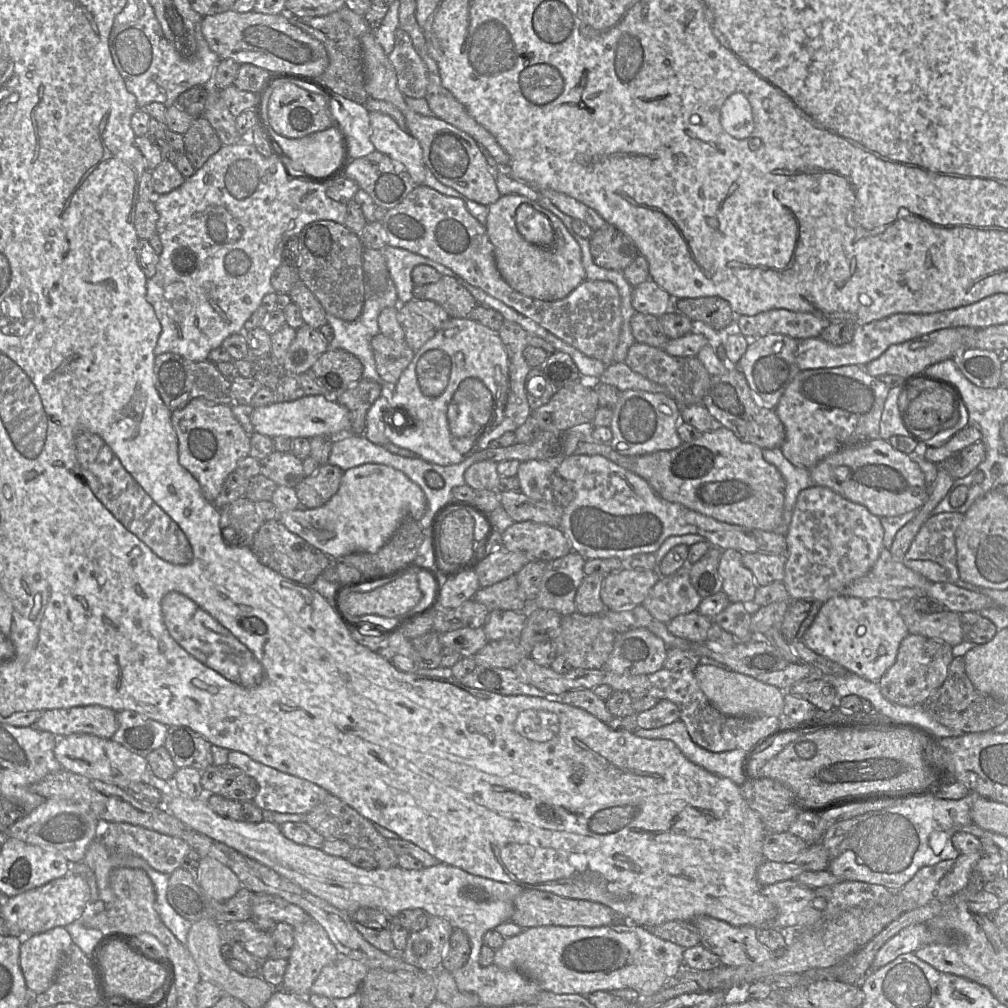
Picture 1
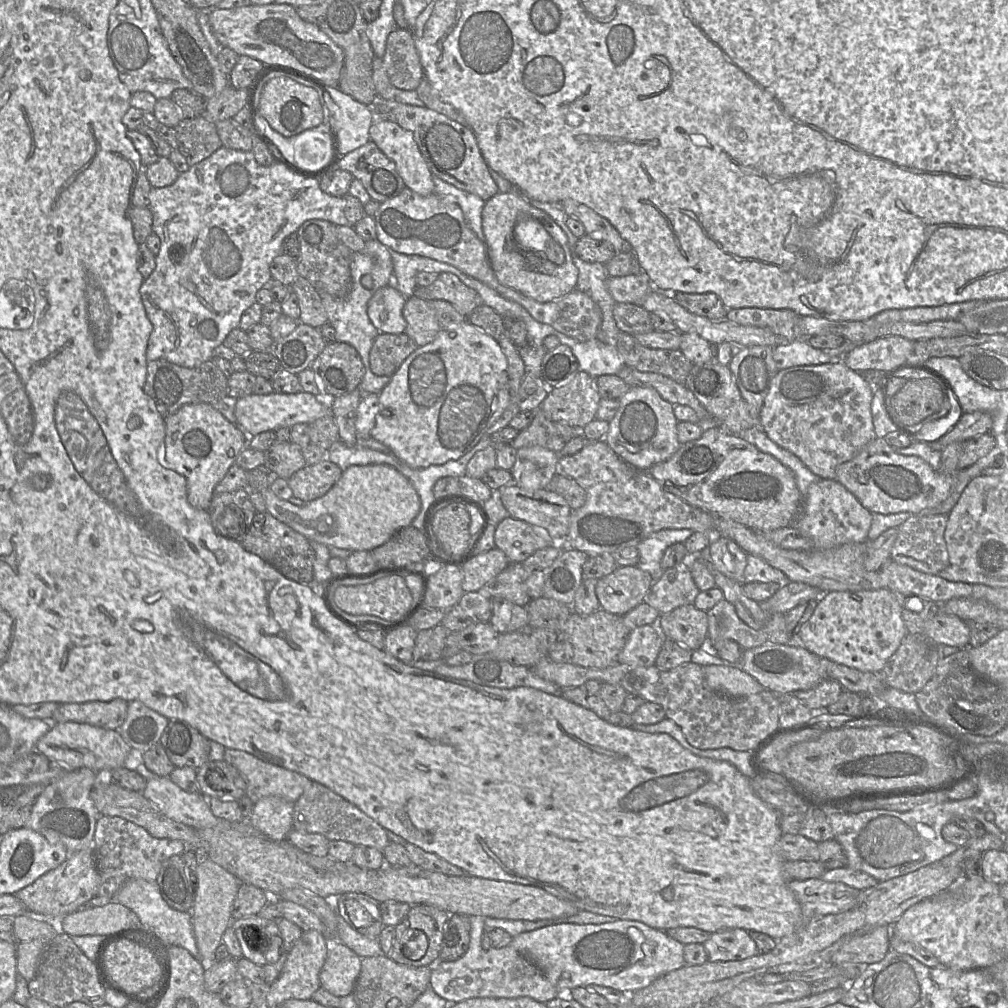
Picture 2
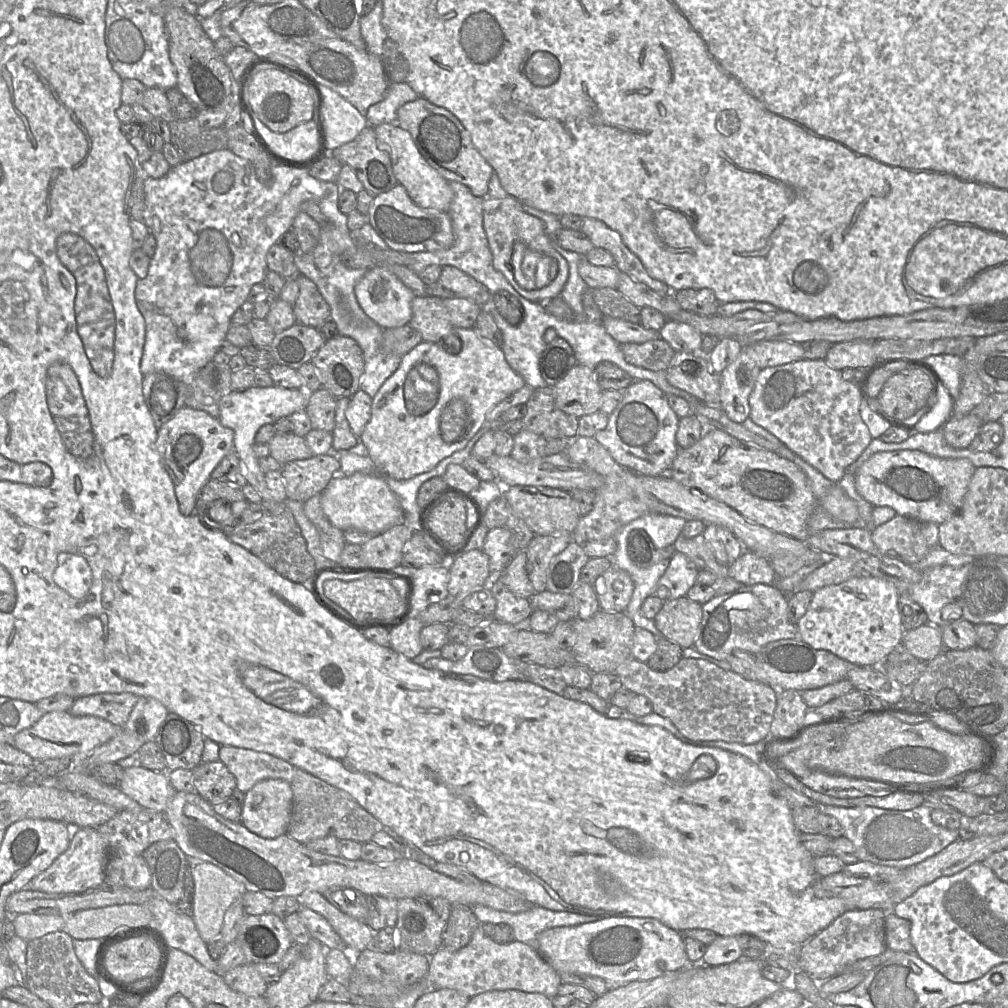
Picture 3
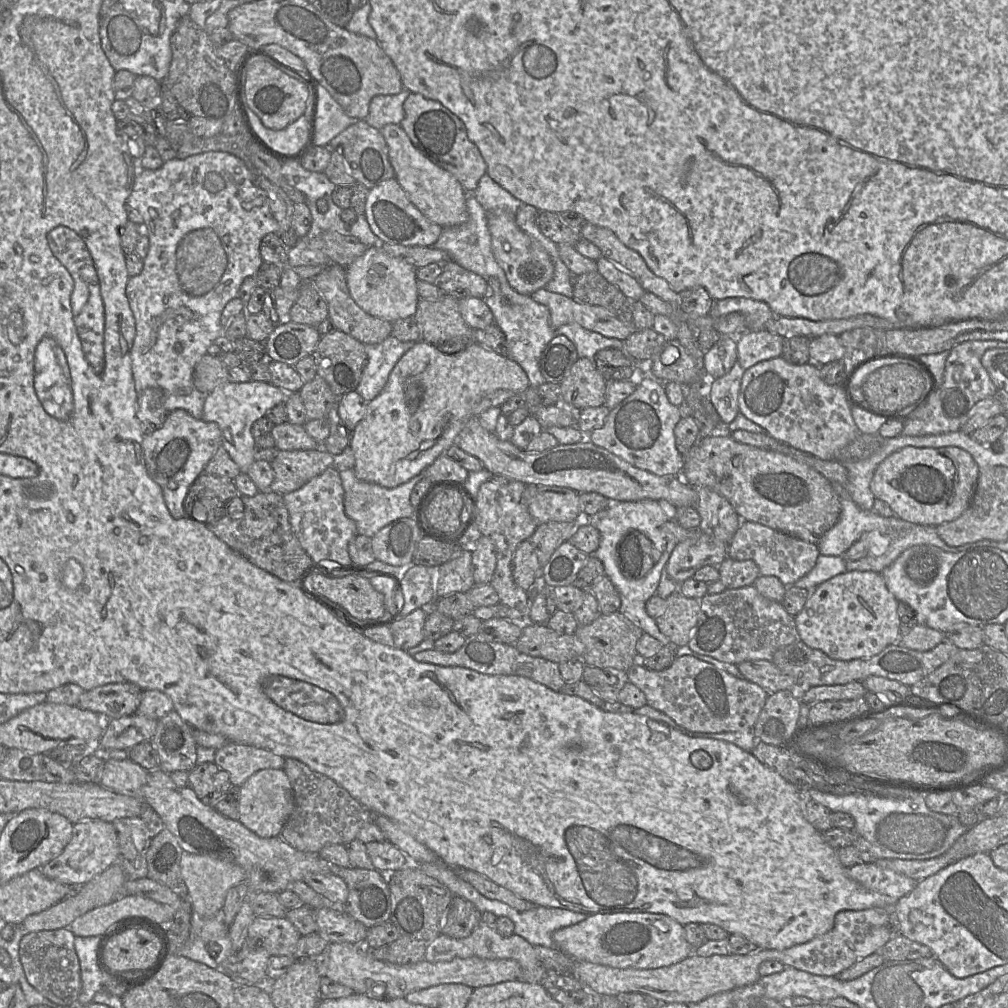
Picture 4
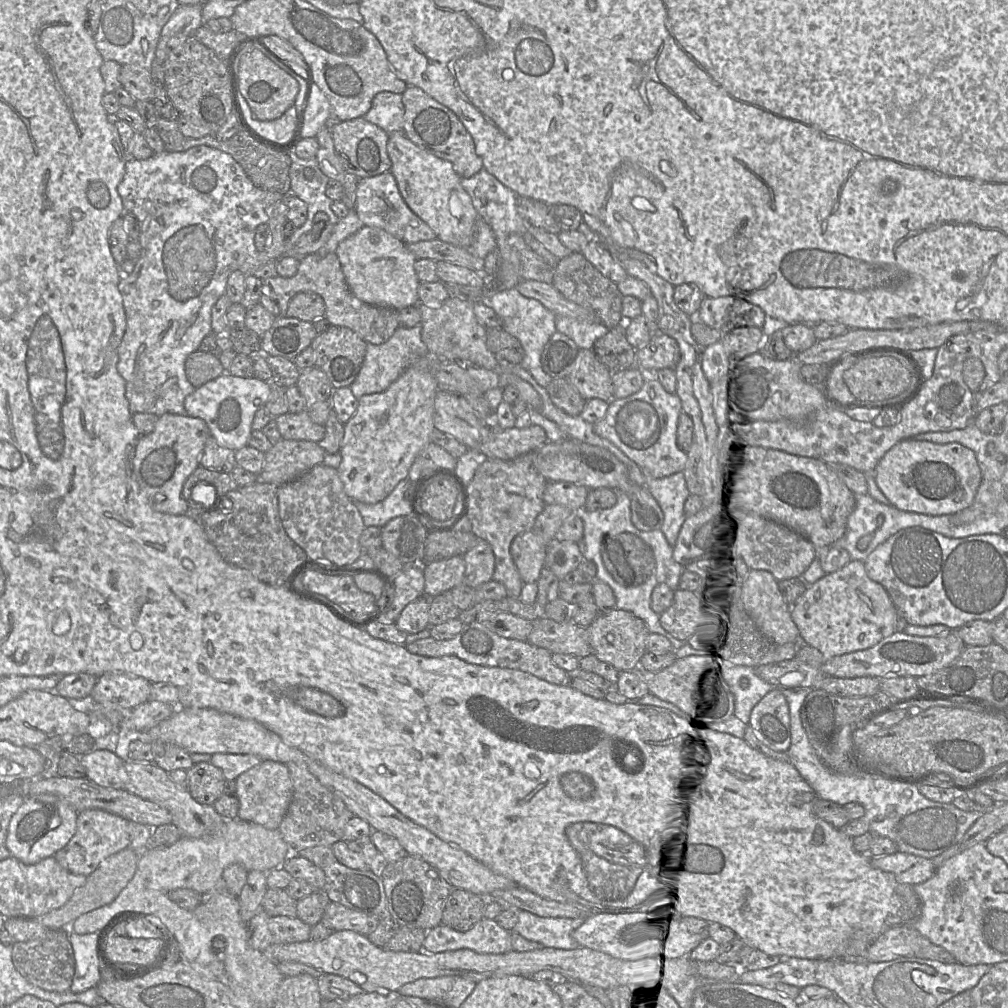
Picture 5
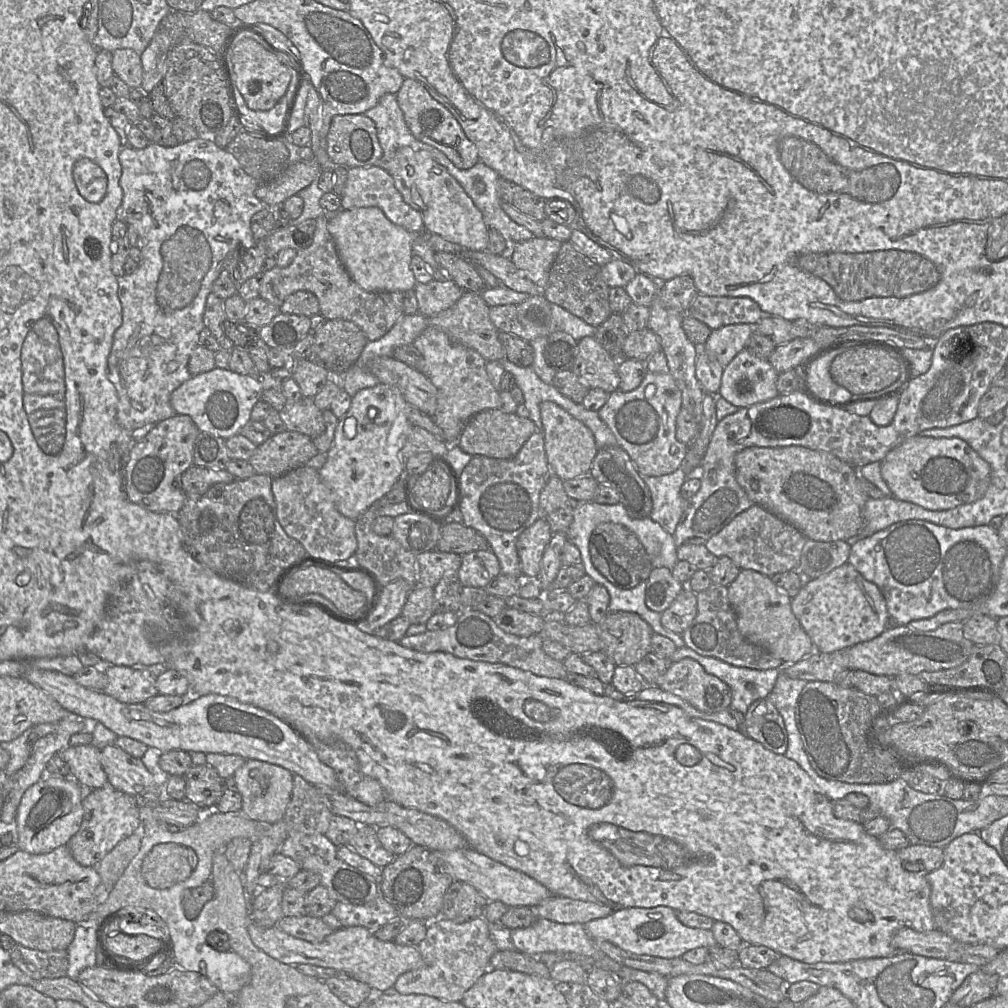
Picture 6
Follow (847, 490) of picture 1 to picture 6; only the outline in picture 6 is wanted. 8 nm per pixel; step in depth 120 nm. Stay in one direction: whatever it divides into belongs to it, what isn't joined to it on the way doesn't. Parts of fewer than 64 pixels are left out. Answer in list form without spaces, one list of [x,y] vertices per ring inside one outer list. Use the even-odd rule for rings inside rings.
[[[914,436],[892,449],[881,461],[881,475],[892,496],[931,511],[949,510],[983,497],[991,467],[959,438]]]

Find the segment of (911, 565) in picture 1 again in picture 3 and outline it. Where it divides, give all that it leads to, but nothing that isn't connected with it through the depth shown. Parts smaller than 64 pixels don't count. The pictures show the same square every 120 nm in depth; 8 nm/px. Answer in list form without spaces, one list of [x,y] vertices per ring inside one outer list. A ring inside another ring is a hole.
[[[896,515],[874,527],[871,537],[880,554],[916,564],[939,544],[939,525]]]

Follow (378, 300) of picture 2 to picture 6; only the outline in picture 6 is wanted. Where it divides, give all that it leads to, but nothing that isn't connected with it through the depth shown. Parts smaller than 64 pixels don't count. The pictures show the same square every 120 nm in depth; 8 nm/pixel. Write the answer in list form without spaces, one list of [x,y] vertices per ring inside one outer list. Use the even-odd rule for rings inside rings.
[[[377,207],[342,209],[328,221],[328,231],[335,243],[339,258],[350,277],[368,292],[406,292],[414,289],[417,281],[410,268],[414,234],[392,223]]]

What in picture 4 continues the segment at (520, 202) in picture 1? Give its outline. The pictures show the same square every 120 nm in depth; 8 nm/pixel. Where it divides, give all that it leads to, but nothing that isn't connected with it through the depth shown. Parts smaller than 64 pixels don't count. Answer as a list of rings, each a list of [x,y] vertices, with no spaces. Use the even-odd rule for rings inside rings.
[[[489,213],[487,218],[492,252],[504,270],[509,285],[525,296],[531,296],[535,291],[545,288],[554,275],[554,265],[547,251],[518,227],[515,214]]]

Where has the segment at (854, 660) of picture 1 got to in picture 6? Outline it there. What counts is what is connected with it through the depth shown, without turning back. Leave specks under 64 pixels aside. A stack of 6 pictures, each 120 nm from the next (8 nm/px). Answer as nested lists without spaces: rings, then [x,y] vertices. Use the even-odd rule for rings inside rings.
[[[848,562],[802,586],[796,597],[791,600],[791,609],[812,640],[813,652],[832,653],[849,648],[878,637],[890,626],[886,601],[880,589],[874,583],[866,580]]]

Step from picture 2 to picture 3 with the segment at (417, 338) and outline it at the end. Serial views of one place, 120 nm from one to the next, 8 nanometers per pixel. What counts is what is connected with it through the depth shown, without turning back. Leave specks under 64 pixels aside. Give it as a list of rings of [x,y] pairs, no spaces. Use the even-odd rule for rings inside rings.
[[[414,296],[411,302],[412,318],[408,323],[417,330],[424,342],[436,343],[453,332],[453,325],[443,299],[435,296]]]

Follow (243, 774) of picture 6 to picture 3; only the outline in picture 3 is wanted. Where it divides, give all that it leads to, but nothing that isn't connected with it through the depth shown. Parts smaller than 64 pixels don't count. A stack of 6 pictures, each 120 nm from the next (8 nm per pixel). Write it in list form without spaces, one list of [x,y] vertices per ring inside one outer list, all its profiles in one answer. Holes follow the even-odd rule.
[[[281,779],[257,782],[245,793],[241,823],[266,839],[286,834],[292,814],[291,783]]]

